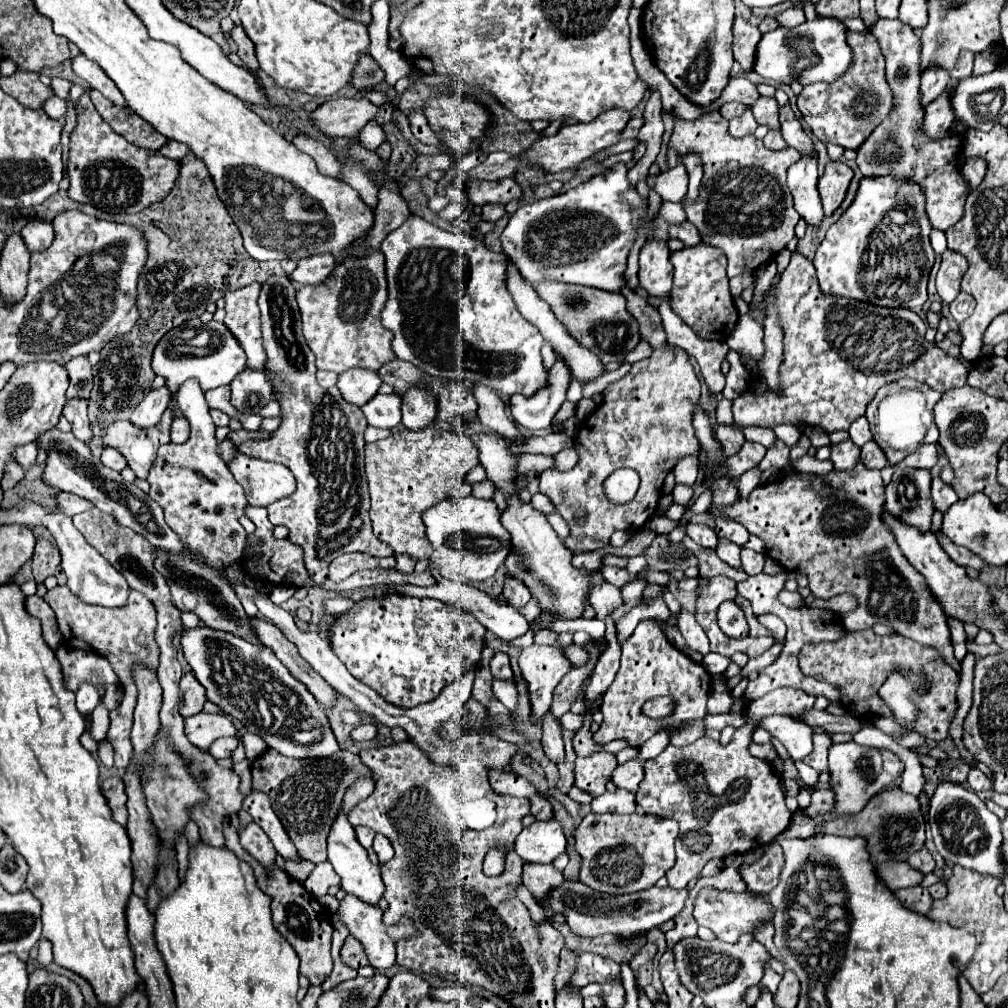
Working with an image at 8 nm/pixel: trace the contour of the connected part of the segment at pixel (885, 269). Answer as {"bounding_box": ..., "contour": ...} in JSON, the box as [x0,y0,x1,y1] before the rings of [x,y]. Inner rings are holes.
{"bounding_box":[813,176,935,308],"contour":[[[863,176],[853,204],[827,230],[813,258],[821,290],[825,294],[839,294],[887,308],[921,308],[927,302],[927,280],[935,262],[935,254],[929,246],[929,232],[931,222],[927,220],[925,196],[919,184],[913,180],[895,180],[895,176]],[[827,242],[841,246],[841,250],[827,250]]]}

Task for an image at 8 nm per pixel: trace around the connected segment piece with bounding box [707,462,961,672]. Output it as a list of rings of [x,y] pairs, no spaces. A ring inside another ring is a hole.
[[[859,462],[853,470],[833,470],[823,478],[835,488],[835,494],[829,498],[813,494],[807,480],[799,474],[779,474],[773,482],[757,486],[747,500],[739,495],[733,506],[711,506],[707,512],[713,518],[735,518],[765,542],[767,554],[779,566],[807,574],[813,596],[829,600],[843,592],[853,594],[857,608],[839,616],[845,630],[863,630],[881,622],[901,636],[935,648],[959,672],[961,660],[953,654],[941,604],[929,592],[923,576],[899,552],[891,532],[881,522],[885,484],[879,470],[869,470]]]

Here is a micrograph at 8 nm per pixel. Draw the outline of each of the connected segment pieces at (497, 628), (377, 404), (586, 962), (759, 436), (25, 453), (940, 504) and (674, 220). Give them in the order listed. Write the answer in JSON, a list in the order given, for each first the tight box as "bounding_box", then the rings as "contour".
[{"bounding_box":[391,578,529,640],"contour":[[[437,578],[435,586],[420,587],[411,584],[394,584],[391,592],[418,598],[425,598],[427,596],[427,598],[435,598],[435,600],[445,602],[445,604],[455,604],[457,608],[471,612],[475,616],[475,620],[479,620],[487,630],[491,630],[501,640],[513,640],[513,638],[517,638],[517,636],[521,636],[521,634],[525,634],[529,630],[529,622],[513,606],[503,606],[503,604],[495,602],[493,598],[489,598],[485,592],[481,592],[481,590],[477,590],[473,586],[467,586],[467,584],[457,584],[457,582],[445,580],[445,578]]]},{"bounding_box":[361,394,401,428],"contour":[[[375,394],[367,404],[361,406],[367,424],[373,428],[389,428],[401,424],[401,396],[399,394]]]},{"bounding_box":[569,954,619,986],"contour":[[[581,954],[569,984],[585,986],[589,982],[605,982],[611,978],[619,978],[619,964],[615,960],[597,954]]]},{"bounding_box":[745,426,777,448],"contour":[[[747,426],[747,428],[745,428],[745,438],[751,440],[751,442],[759,442],[759,444],[763,444],[763,446],[767,446],[767,448],[773,446],[775,440],[777,440],[777,436],[775,436],[773,430],[761,428],[761,426]]]},{"bounding_box":[13,442,37,468],"contour":[[[31,442],[31,444],[25,444],[25,446],[19,446],[13,454],[15,462],[19,462],[23,468],[29,468],[37,462],[37,444]]]},{"bounding_box":[931,478,957,512],"contour":[[[935,478],[935,480],[933,480],[933,484],[931,484],[931,492],[933,492],[935,508],[941,510],[941,512],[945,512],[945,510],[949,508],[949,504],[957,500],[955,490],[953,490],[949,484],[945,484],[941,478]]]},{"bounding_box":[657,202,687,224],"contour":[[[661,202],[657,216],[663,218],[663,220],[667,220],[669,224],[679,224],[679,222],[687,220],[681,204],[673,204],[673,202]]]}]

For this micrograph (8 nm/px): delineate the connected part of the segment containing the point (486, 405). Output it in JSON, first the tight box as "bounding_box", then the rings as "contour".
{"bounding_box":[471,382,523,438],"contour":[[[475,382],[471,386],[471,392],[479,404],[479,420],[481,424],[485,424],[487,428],[507,436],[507,438],[523,438],[523,434],[515,428],[515,422],[511,422],[507,416],[505,416],[505,404],[503,400],[487,386]]]}

